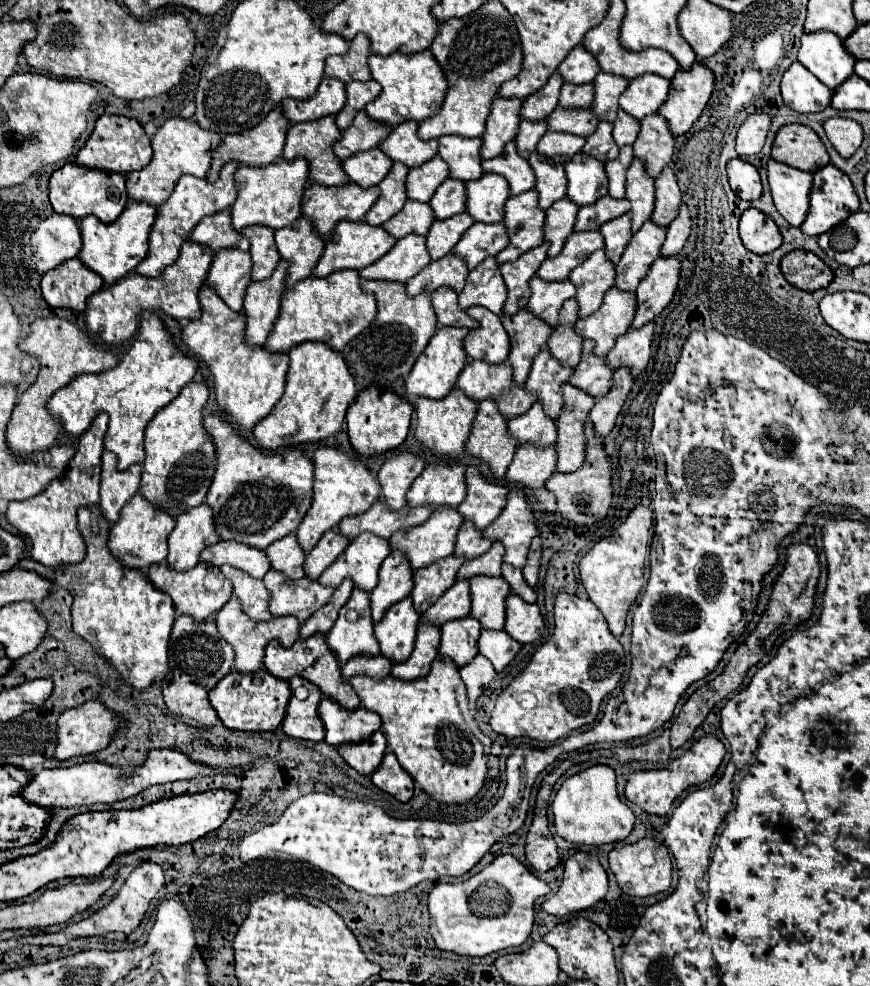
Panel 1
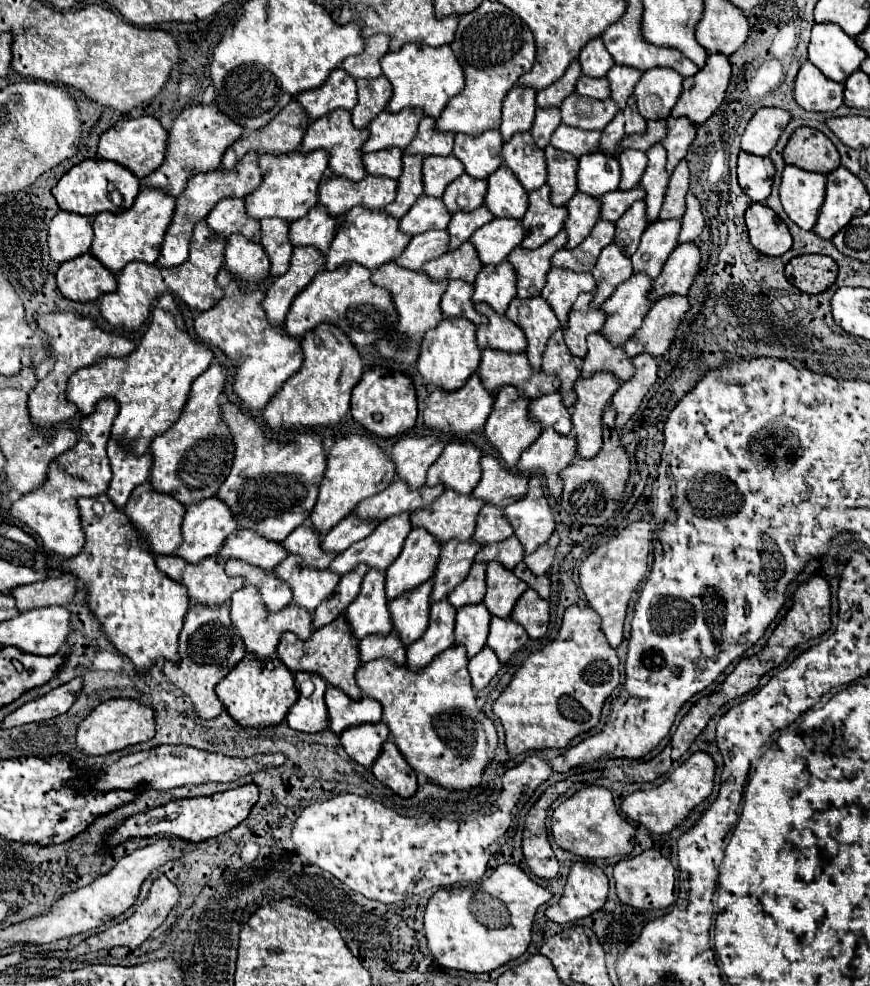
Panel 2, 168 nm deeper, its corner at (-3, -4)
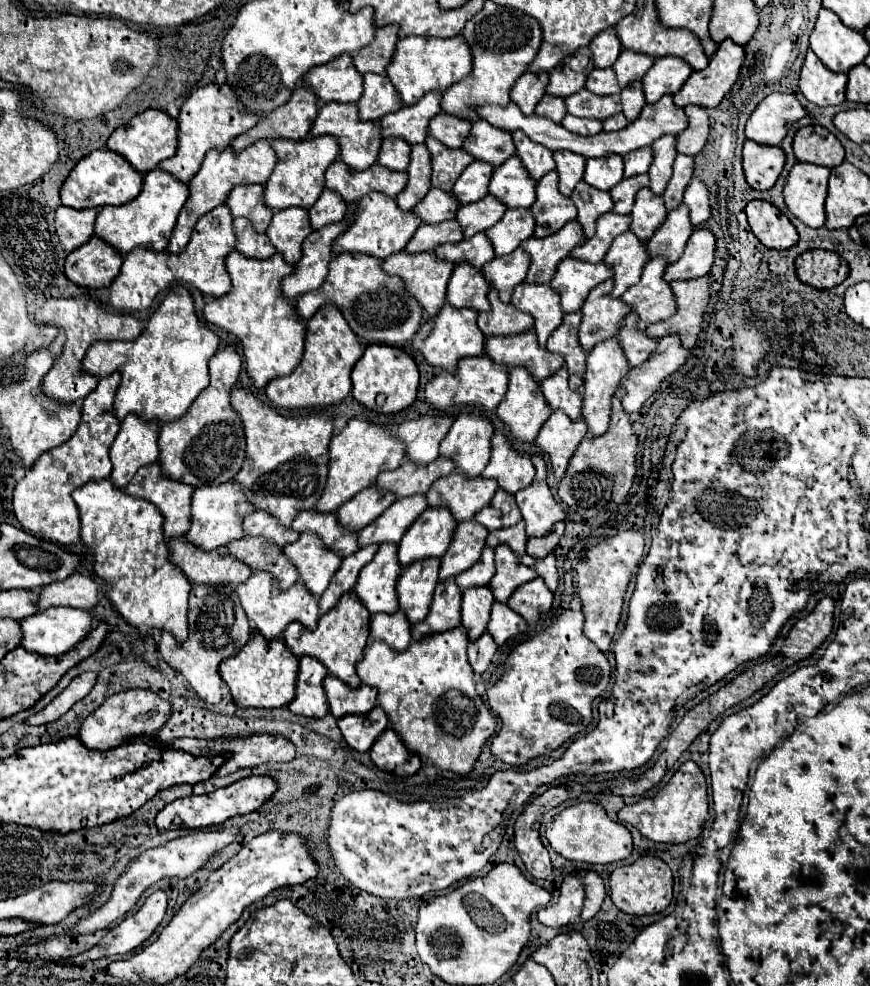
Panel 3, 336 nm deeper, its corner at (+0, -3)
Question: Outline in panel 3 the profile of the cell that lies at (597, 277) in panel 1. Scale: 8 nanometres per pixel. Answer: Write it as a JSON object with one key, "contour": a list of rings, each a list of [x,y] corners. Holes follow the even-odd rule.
{"contour":[[[625,231],[615,239],[603,261],[615,269],[615,289],[611,295],[621,297],[631,285],[639,283],[641,271],[649,261],[649,251],[633,231]]]}

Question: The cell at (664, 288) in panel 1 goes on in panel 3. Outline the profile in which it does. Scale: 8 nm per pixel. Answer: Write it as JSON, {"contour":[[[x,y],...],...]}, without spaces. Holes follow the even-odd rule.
{"contour":[[[699,227],[693,231],[683,257],[671,263],[663,277],[665,281],[703,277],[711,271],[713,261],[715,261],[715,235],[709,229]]]}

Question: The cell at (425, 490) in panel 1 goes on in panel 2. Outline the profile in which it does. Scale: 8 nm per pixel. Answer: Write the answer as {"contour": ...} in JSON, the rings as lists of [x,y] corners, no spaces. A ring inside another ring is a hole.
{"contour":[[[450,442],[430,466],[426,486],[444,484],[458,494],[470,494],[480,480],[480,450],[468,442]]]}

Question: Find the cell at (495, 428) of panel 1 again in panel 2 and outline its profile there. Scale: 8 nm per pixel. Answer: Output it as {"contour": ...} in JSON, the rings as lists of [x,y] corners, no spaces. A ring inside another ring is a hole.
{"contour":[[[500,388],[496,392],[492,412],[490,412],[488,420],[486,420],[484,434],[486,434],[488,442],[490,442],[490,446],[498,450],[498,454],[502,456],[502,460],[506,462],[508,468],[516,468],[522,450],[528,448],[540,436],[540,432],[542,432],[542,428],[538,428],[538,424],[532,424],[528,420],[528,400],[524,396],[520,396],[516,392],[516,388]]]}

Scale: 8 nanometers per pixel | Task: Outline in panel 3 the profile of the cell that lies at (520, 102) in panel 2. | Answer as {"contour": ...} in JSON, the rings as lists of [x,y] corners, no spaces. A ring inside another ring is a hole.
{"contour":[[[527,71],[515,83],[515,87],[511,91],[511,101],[517,103],[525,115],[531,115],[533,109],[535,109],[535,105],[545,95],[547,83],[549,83],[549,73],[535,75],[535,73]]]}

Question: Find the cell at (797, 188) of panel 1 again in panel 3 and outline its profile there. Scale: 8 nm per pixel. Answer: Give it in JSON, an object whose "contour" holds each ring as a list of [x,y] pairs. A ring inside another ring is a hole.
{"contour":[[[795,163],[783,195],[789,211],[809,227],[825,225],[823,201],[827,197],[829,169],[811,163]]]}

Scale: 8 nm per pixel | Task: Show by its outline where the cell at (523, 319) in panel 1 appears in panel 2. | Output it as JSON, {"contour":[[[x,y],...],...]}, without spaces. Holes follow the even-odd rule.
{"contour":[[[514,298],[506,310],[506,316],[526,334],[528,348],[524,354],[530,360],[530,366],[538,370],[542,364],[542,352],[548,338],[560,328],[558,318],[542,298]]]}

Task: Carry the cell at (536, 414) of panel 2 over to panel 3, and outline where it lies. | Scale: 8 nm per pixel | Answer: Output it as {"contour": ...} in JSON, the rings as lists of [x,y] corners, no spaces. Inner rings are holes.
{"contour":[[[561,367],[551,379],[545,379],[541,383],[543,395],[551,409],[561,409],[565,411],[571,419],[579,419],[581,415],[581,405],[583,405],[583,395],[579,391],[573,391],[567,383],[567,369]]]}

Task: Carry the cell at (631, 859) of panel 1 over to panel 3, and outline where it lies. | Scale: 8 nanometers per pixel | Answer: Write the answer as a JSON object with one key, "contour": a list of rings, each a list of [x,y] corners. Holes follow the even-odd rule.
{"contour":[[[643,855],[631,865],[617,867],[609,879],[609,897],[625,913],[631,915],[655,915],[669,907],[673,899],[673,875],[671,869],[657,857]]]}

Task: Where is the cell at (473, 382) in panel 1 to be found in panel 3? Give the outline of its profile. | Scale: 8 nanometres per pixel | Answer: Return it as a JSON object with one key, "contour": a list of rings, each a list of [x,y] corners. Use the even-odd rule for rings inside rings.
{"contour":[[[535,329],[525,331],[523,335],[495,335],[487,339],[485,353],[495,363],[505,363],[507,367],[523,365],[533,373],[535,381],[543,381],[559,371],[565,359],[557,353],[539,347],[535,339]]]}

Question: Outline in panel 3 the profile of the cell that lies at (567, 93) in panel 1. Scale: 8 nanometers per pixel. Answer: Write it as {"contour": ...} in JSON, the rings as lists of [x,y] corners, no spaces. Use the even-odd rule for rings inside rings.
{"contour":[[[611,67],[607,69],[593,69],[587,77],[585,89],[589,89],[595,95],[613,95],[613,93],[621,93],[621,87],[617,83],[615,71]]]}

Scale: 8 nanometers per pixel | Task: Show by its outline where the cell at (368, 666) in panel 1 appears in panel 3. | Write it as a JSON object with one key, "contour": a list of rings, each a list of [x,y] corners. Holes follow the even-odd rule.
{"contour":[[[397,611],[395,615],[373,615],[371,637],[385,641],[397,651],[403,651],[411,643],[411,623],[407,623],[407,615],[403,615],[403,611]]]}

